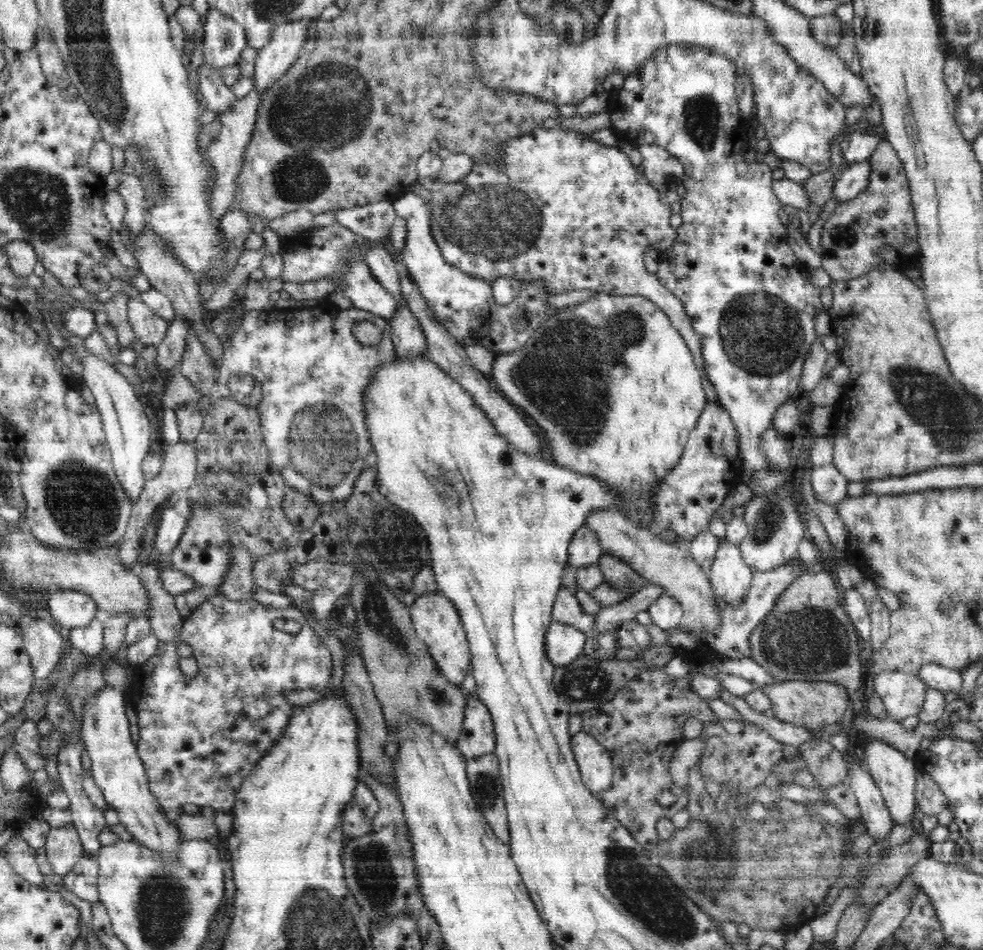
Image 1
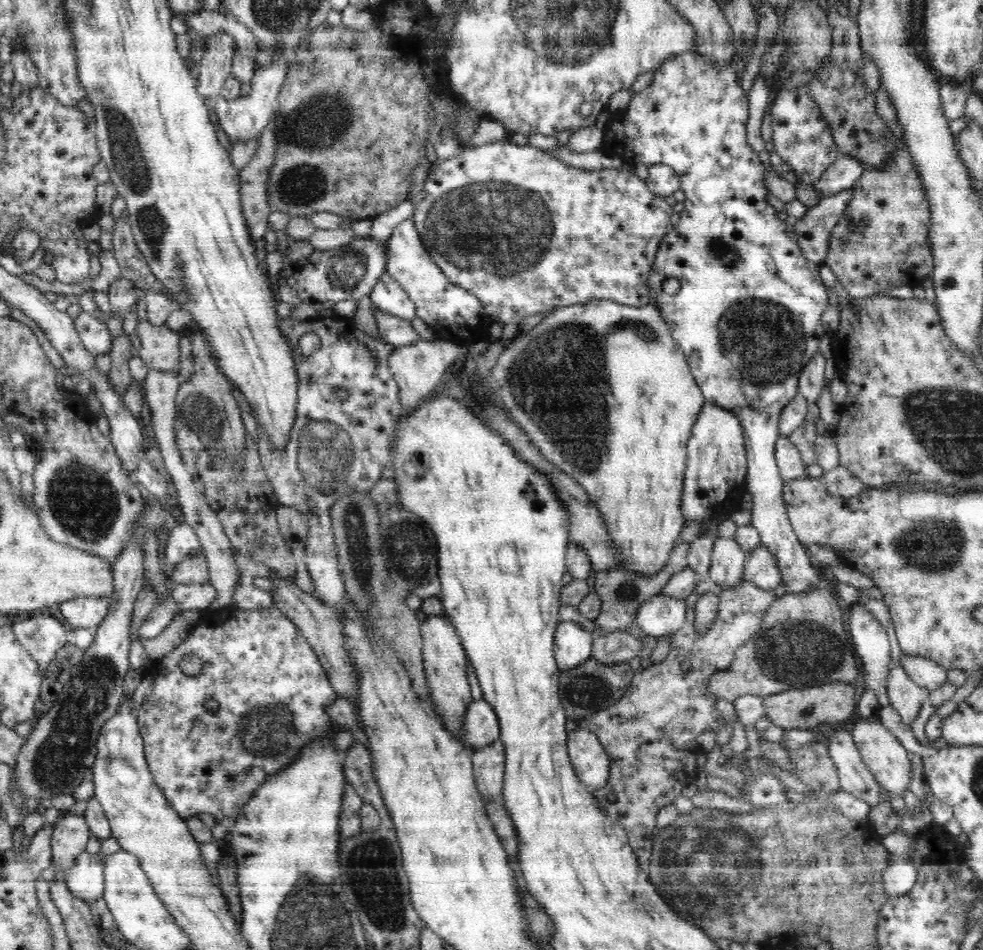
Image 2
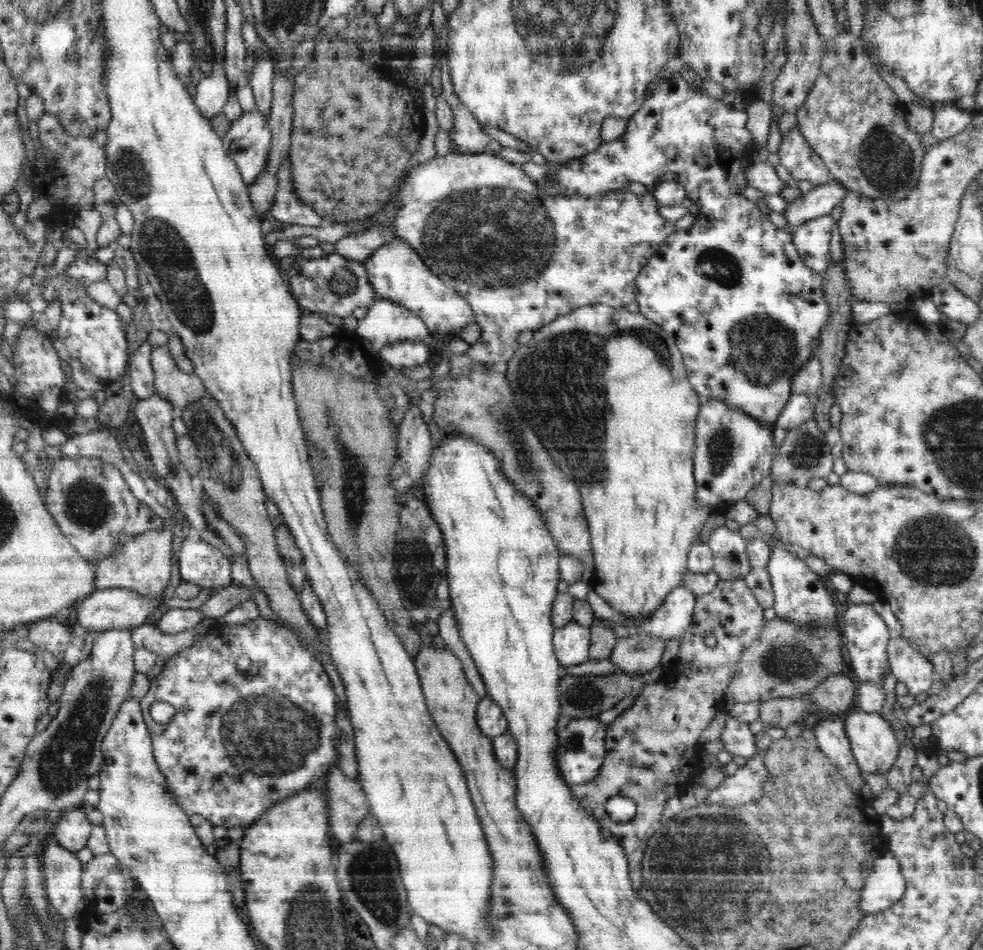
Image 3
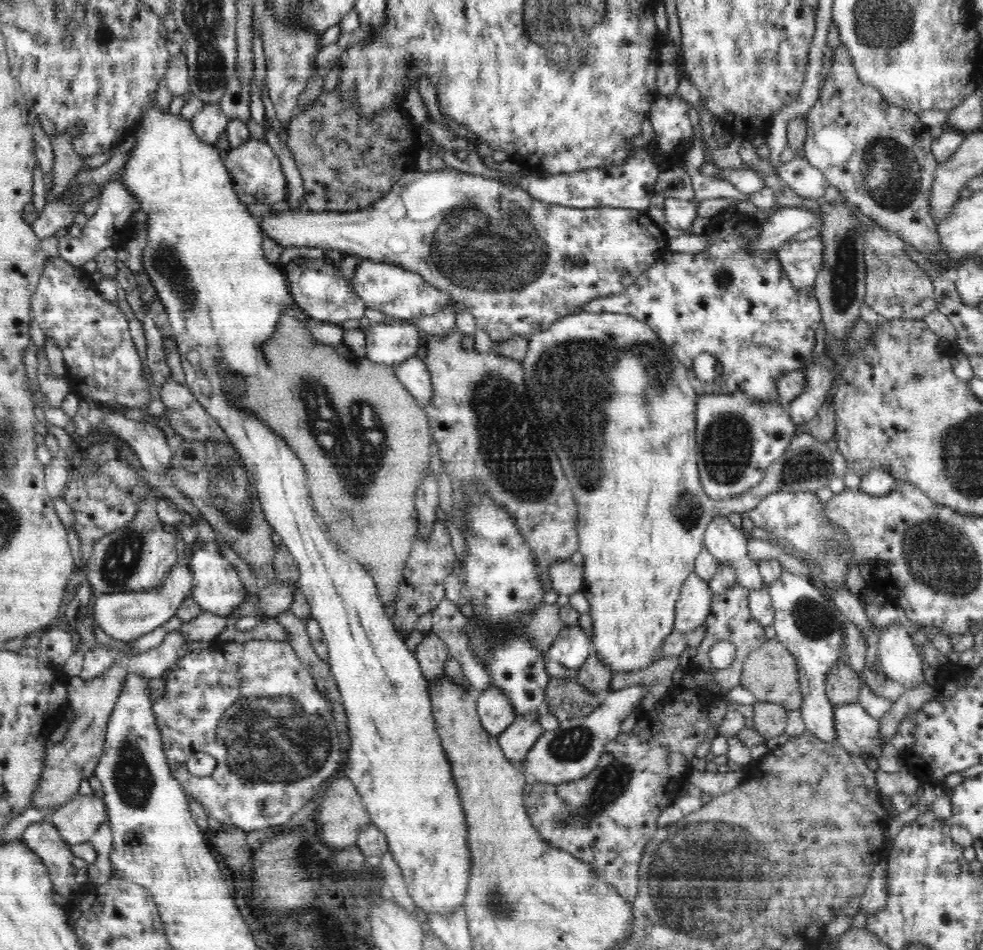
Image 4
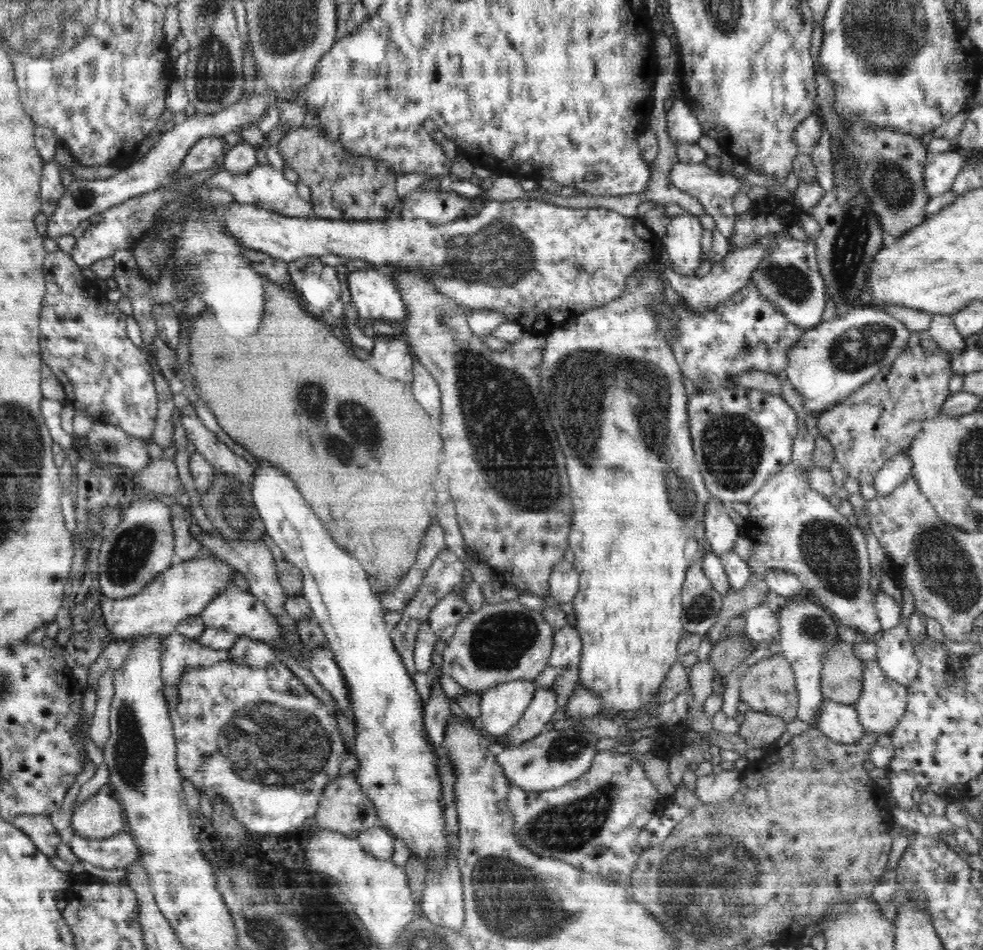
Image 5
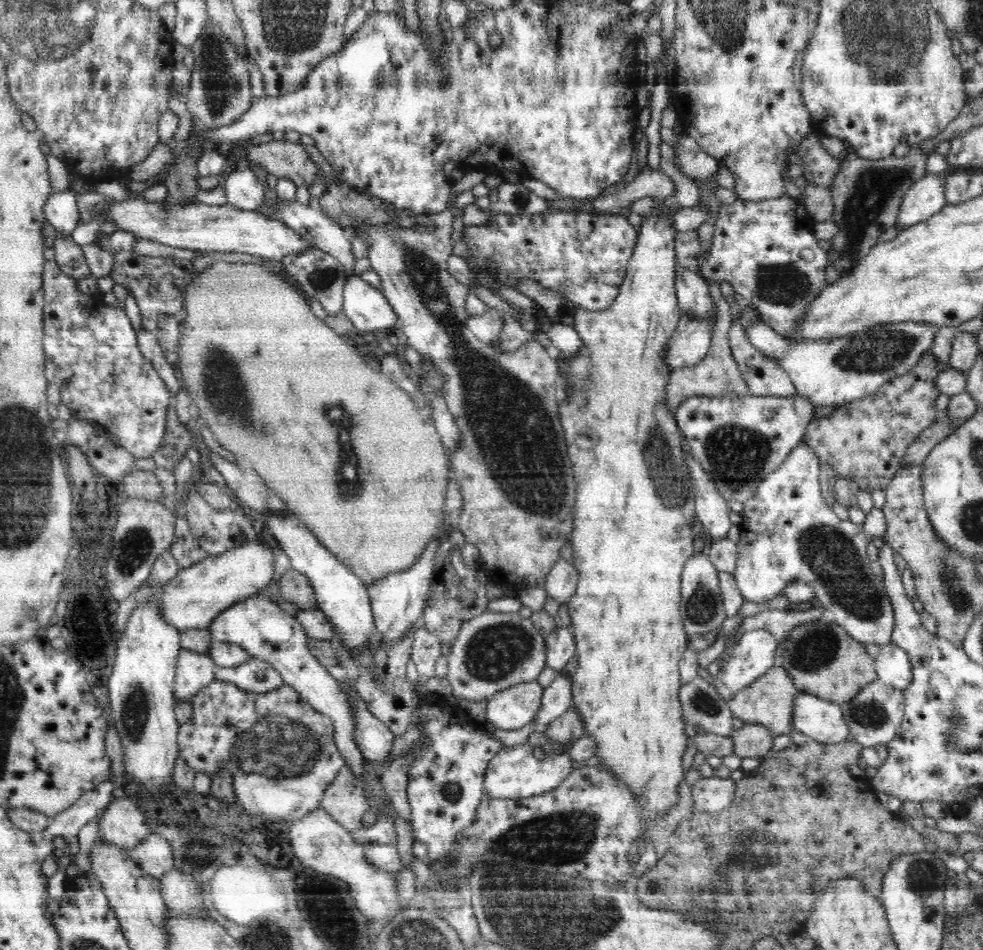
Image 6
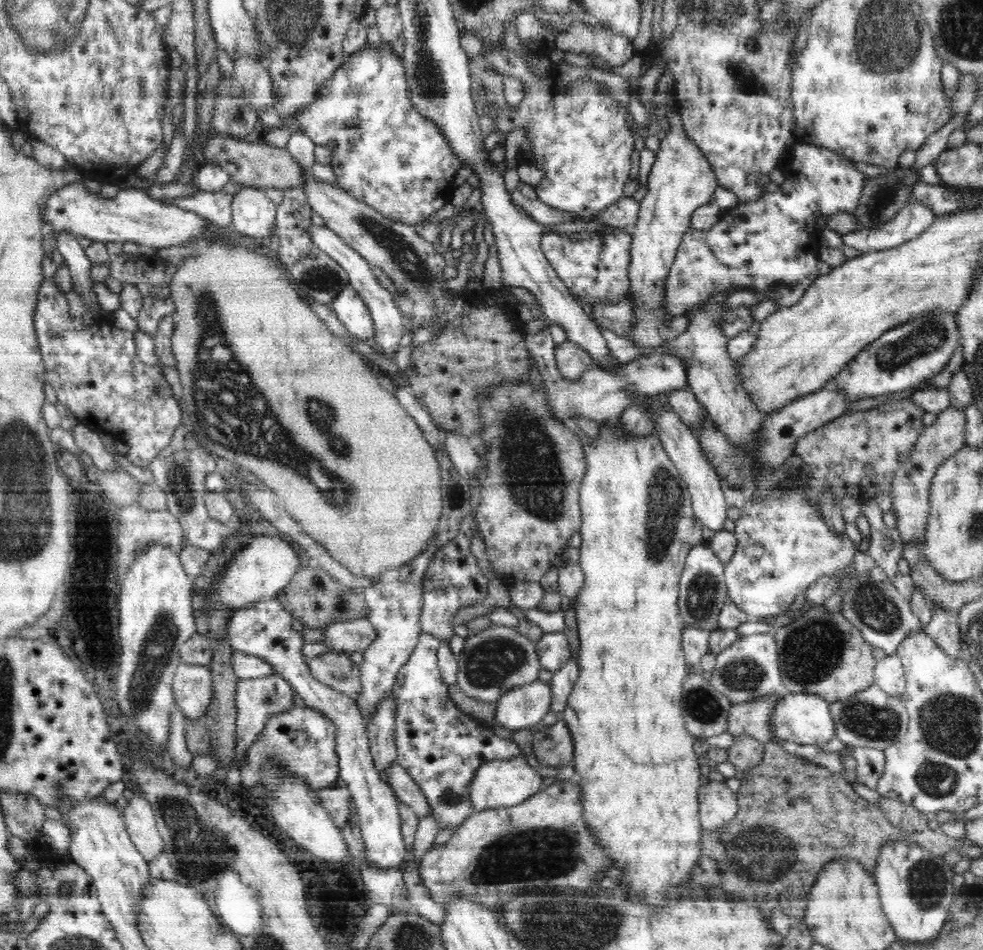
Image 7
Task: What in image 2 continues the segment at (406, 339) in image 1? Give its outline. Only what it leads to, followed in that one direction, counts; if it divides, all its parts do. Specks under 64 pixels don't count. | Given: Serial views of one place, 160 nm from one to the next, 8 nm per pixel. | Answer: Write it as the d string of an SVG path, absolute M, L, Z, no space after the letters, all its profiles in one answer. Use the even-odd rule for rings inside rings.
M425 339L395 349L389 356L390 371L398 383L404 412L411 411L422 399L427 399L432 395L434 388L445 380L446 369L462 361L468 351L467 347L456 347L451 342Z

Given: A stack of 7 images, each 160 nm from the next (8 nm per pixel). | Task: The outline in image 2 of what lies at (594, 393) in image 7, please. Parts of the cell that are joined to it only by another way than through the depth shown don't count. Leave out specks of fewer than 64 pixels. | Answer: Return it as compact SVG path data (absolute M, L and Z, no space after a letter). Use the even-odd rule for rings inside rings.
M839 152L836 161L828 166L821 178L812 186L821 194L820 198L834 196L842 190L854 188L864 170L865 166L859 160Z

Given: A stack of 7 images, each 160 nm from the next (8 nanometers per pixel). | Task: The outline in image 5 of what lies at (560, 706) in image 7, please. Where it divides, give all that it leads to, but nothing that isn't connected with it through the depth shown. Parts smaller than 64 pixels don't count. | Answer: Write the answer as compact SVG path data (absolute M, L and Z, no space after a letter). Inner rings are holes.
M539 688L530 702L529 708L506 734L501 747L512 747L524 744L536 735L539 735L546 723L553 721L554 713L558 708L558 697L550 689Z

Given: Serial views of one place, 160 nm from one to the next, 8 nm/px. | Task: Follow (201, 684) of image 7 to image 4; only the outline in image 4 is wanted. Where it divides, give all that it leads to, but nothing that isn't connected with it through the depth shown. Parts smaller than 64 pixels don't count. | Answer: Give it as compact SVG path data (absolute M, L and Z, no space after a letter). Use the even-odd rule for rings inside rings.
M174 629L173 632L166 634L160 646L130 658L126 662L127 671L148 679L165 677L164 675L174 668L174 664L180 658L192 654L189 642L180 635L179 629Z

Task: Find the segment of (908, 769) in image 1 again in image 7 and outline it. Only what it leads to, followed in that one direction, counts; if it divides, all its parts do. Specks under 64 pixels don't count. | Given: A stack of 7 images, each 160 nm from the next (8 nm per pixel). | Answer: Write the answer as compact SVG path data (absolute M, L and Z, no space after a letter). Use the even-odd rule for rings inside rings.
M792 692L785 695L774 708L772 722L770 722L770 731L774 735L774 741L778 744L792 742L805 745L822 745L832 738L836 738L830 706L831 704L823 700L820 695Z

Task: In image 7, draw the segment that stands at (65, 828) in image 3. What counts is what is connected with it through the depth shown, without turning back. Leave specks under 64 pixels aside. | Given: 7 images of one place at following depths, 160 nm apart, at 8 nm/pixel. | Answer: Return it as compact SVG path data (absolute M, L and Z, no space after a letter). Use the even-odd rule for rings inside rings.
M134 794L123 811L123 821L132 844L147 861L151 861L165 850L153 808L146 798Z

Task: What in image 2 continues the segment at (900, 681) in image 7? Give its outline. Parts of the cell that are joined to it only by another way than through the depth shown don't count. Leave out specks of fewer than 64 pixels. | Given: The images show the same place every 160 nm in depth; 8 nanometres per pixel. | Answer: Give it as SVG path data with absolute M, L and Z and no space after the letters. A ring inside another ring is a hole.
M908 656L902 657L899 665L905 669L909 679L928 691L941 688L944 682L948 680L948 670L935 664L932 660L918 656Z

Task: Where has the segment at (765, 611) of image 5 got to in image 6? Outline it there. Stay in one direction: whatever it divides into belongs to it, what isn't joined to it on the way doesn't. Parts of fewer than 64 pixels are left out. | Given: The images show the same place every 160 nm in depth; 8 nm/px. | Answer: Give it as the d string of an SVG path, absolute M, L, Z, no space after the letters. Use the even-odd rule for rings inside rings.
M750 629L750 632L746 632L734 647L726 649L728 655L719 663L720 672L713 679L720 697L726 702L732 700L742 688L748 688L751 682L766 674L770 668L774 668L776 664L774 654L778 645L780 643L770 635L769 630Z

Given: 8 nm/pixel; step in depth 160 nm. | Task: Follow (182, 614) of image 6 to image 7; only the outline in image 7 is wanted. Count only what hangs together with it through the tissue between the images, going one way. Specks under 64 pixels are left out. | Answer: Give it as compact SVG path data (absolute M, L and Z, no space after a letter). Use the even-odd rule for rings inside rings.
M278 534L258 536L229 560L225 573L213 584L207 600L211 604L219 602L224 608L241 609L264 598L276 597L300 567L300 558L287 538L278 538Z

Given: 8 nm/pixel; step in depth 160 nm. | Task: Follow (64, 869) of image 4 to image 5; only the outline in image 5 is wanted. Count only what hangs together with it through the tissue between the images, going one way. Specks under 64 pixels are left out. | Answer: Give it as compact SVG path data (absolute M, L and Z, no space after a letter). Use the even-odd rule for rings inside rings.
M18 815L13 825L25 832L40 852L49 858L55 856L56 848L62 840L49 815Z

